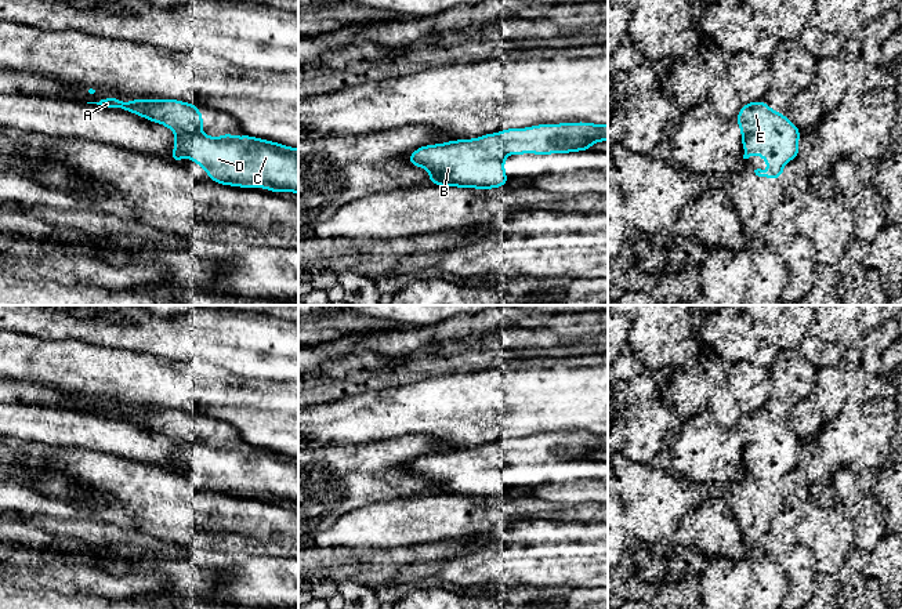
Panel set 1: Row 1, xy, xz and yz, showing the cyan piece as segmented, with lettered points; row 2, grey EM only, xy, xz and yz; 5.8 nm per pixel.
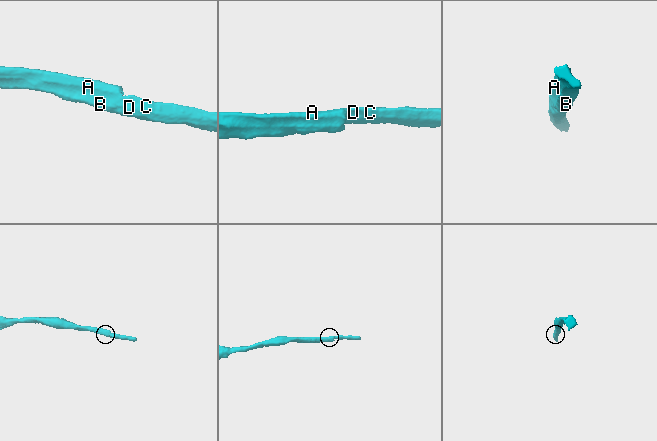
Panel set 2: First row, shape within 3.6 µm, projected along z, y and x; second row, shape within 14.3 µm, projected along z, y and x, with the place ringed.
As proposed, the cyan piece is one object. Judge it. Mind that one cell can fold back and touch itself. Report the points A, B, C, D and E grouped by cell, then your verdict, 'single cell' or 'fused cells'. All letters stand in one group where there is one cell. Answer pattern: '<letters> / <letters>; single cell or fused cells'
A B C D E; single cell

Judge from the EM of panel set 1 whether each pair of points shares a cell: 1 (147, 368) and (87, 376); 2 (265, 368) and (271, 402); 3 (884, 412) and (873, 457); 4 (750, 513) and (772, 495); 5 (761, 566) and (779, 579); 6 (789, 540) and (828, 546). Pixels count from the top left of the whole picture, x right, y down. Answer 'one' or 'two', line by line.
1: one
2: two
3: one
4: one
5: one
6: two

